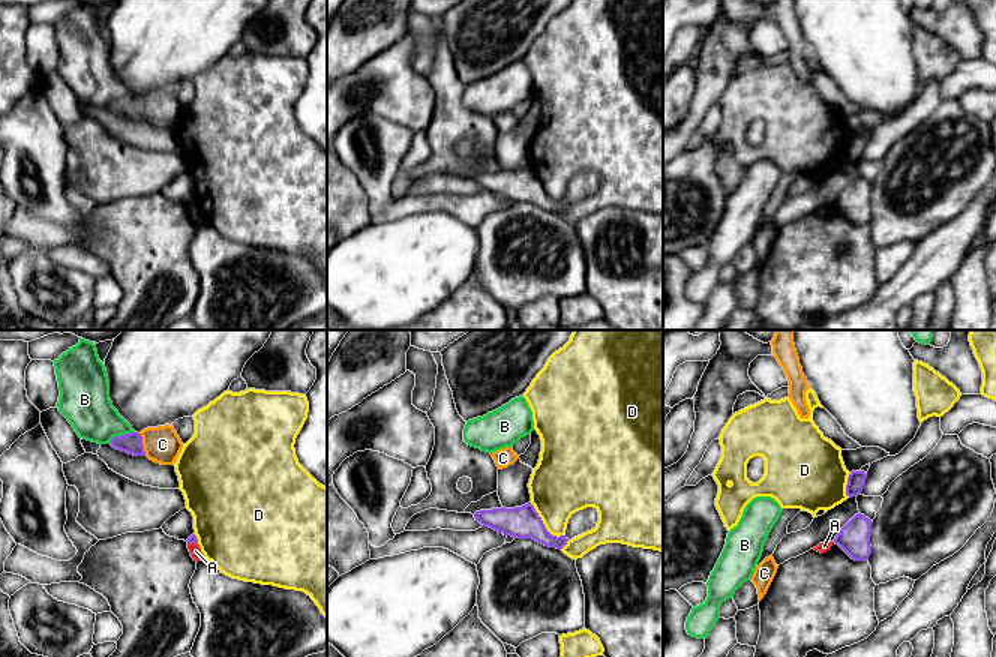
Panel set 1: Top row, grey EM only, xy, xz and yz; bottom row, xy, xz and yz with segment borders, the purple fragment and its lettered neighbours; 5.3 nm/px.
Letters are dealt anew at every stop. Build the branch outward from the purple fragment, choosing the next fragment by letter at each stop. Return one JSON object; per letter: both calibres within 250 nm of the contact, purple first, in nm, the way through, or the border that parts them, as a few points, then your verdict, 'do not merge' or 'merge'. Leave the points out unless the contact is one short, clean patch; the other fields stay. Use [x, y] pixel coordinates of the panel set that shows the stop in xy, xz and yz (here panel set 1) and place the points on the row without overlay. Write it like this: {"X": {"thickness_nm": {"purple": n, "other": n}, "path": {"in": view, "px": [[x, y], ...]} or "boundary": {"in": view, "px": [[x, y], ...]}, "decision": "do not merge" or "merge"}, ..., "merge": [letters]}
{"A": {"thickness_nm": {"purple": 50, "other": 60}, "boundary": {"in": "xy", "px": [[188, 206], [197, 209]]}, "decision": "do not merge"}, "B": {"thickness_nm": {"purple": 110, "other": 260}, "decision": "do not merge"}, "C": {"thickness_nm": {"purple": 110, "other": 200}, "decision": "do not merge"}, "D": {"thickness_nm": {"purple": 180, "other": 340}, "decision": "do not merge"}, "merge": []}

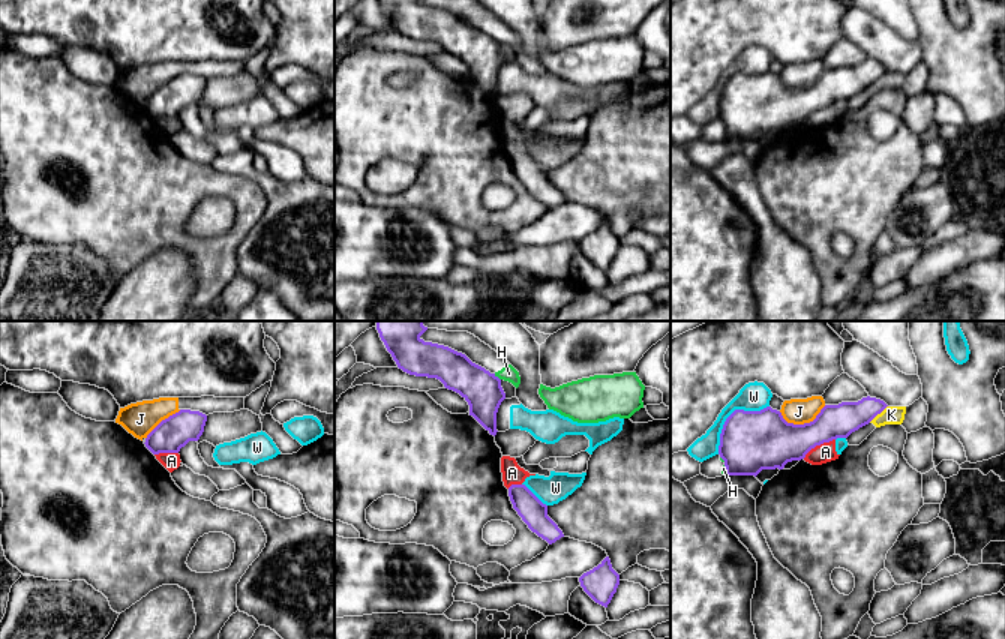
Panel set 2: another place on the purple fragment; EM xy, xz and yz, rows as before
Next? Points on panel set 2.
{"A": {"thickness_nm": {"purple": 280, "other": 100}, "boundary": {"in": "yz", "px": [[834, 102], [816, 108], [803, 122]]}, "decision": "do not merge"}, "H": {"thickness_nm": {"purple": 200, "other": 80}, "boundary": {"in": "xz", "px": [[494, 38], [500, 44]]}, "decision": "do not merge"}, "J": {"thickness_nm": {"purple": 320, "other": 140}, "boundary": {"in": "yz", "px": [[825, 69], [812, 84], [803, 87], [789, 87], [779, 75]]}, "decision": "do not merge"}, "K": {"thickness_nm": {"purple": 180, "other": 100}, "boundary": {"in": "yz", "px": [[887, 69], [869, 86]]}, "decision": "do not merge"}, "W": {"thickness_nm": {"purple": 320, "other": 160}, "decision": "do not merge"}, "merge": []}

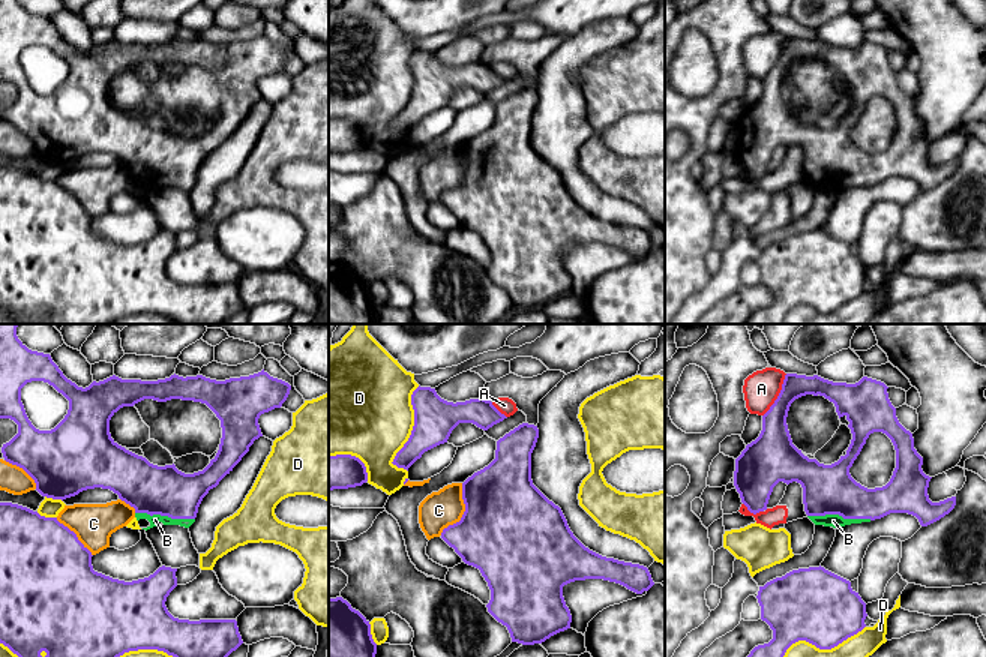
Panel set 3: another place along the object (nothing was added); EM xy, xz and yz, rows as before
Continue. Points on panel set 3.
{"A": {"thickness_nm": {"purple": 180, "other": 190}, "decision": "do not merge"}, "B": {"thickness_nm": {"purple": 280, "other": 70}, "decision": "merge"}, "C": {"thickness_nm": {"purple": 500, "other": 200}, "decision": "do not merge"}, "D": {"thickness_nm": {"purple": 220, "other": 460}, "decision": "do not merge"}, "merge": ["B"]}

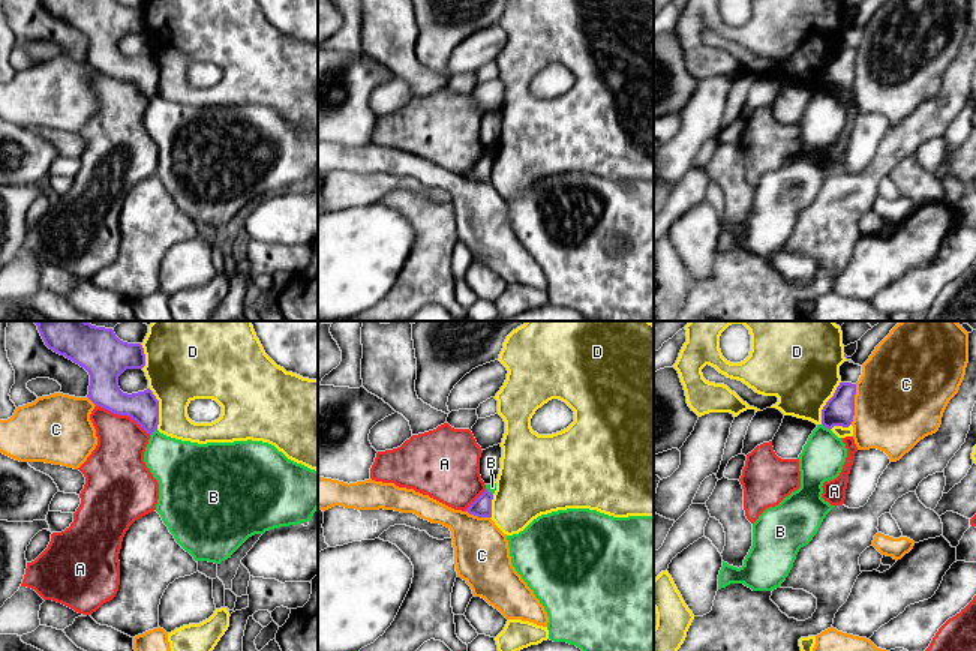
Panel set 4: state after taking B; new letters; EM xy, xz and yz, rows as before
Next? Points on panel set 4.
{"A": {"thickness_nm": {"purple": 170, "other": 280}, "decision": "do not merge"}, "B": {"thickness_nm": {"purple": 160, "other": 240}, "boundary": {"in": "yz", "px": [[822, 87], [829, 93]]}, "decision": "do not merge"}, "C": {"thickness_nm": {"purple": 160, "other": 480}, "decision": "do not merge"}, "D": {"thickness_nm": {"purple": 160, "other": 380}, "decision": "do not merge"}, "merge": []}

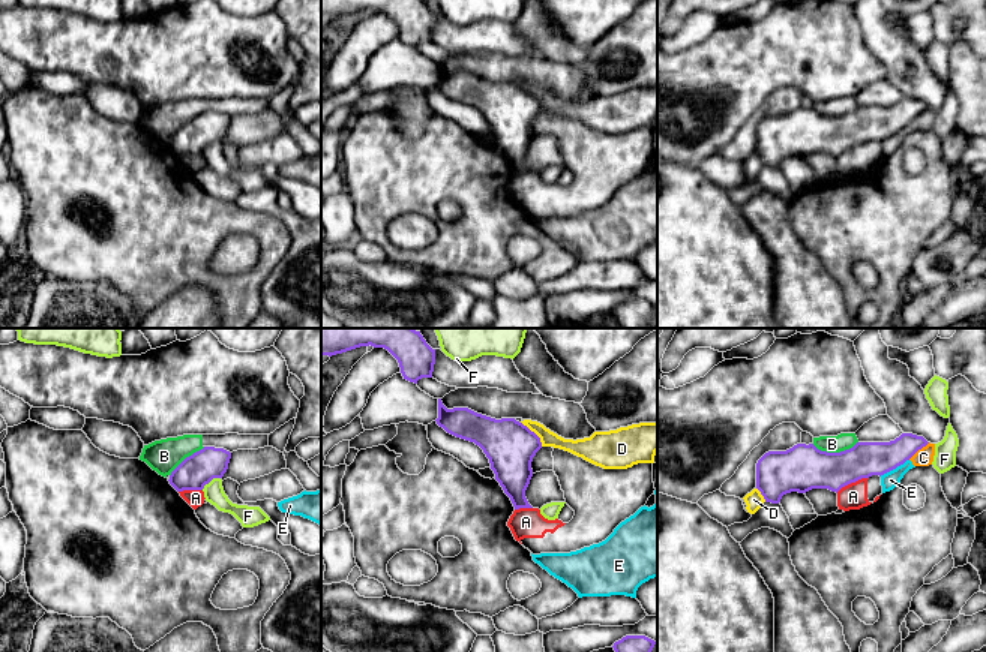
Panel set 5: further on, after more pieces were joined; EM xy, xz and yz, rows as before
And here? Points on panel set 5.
{"A": {"thickness_nm": {"purple": 220, "other": 140}, "boundary": {"in": "yz", "px": [[868, 141], [851, 146], [836, 156]]}, "decision": "do not merge"}, "B": {"thickness_nm": {"purple": 260, "other": 100}, "boundary": {"in": "yz", "px": [[857, 105], [839, 116], [821, 116], [812, 108]]}, "decision": "do not merge"}, "C": {"thickness_nm": {"purple": 180, "other": 100}, "boundary": {"in": "yz", "px": [[929, 107], [908, 123]]}, "decision": "do not merge"}, "D": {"thickness_nm": {"purple": 260, "other": 90}, "boundary": {"in": "xz", "px": [[521, 86], [539, 102], [542, 110]]}, "decision": "do not merge"}, "E": {"thickness_nm": {"purple": 190, "other": 90}, "decision": "do not merge"}, "F": {"thickness_nm": {"purple": 180, "other": 110}, "decision": "do not merge"}, "merge": []}

